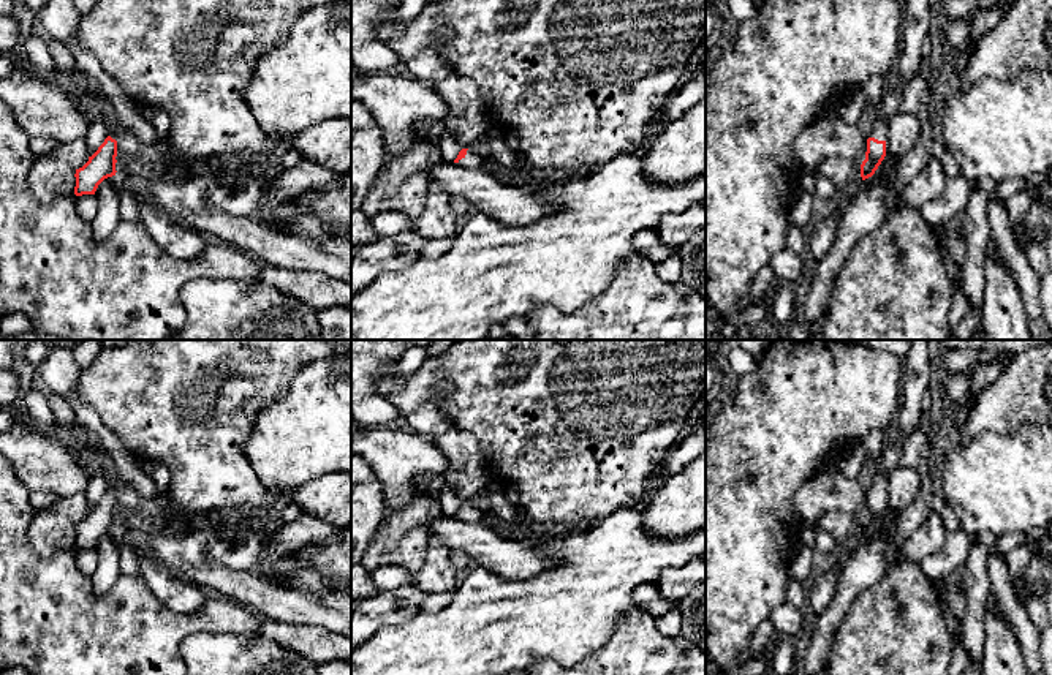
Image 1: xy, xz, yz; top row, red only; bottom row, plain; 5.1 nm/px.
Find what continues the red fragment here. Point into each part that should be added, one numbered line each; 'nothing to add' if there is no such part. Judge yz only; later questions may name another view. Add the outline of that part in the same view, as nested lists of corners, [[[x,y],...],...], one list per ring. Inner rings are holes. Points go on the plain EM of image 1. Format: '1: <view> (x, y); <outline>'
1: yz (880, 482); [[[873,476],[873,482],[868,492],[875,492],[878,495],[886,495],[886,488],[887,488],[887,477],[889,476]]]

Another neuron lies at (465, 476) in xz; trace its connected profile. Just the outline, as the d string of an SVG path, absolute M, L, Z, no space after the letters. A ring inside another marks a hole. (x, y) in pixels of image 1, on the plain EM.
M452 427L432 439L448 460L448 471L435 484L438 506L445 515L454 515L462 503L482 493L486 462L475 435Z

